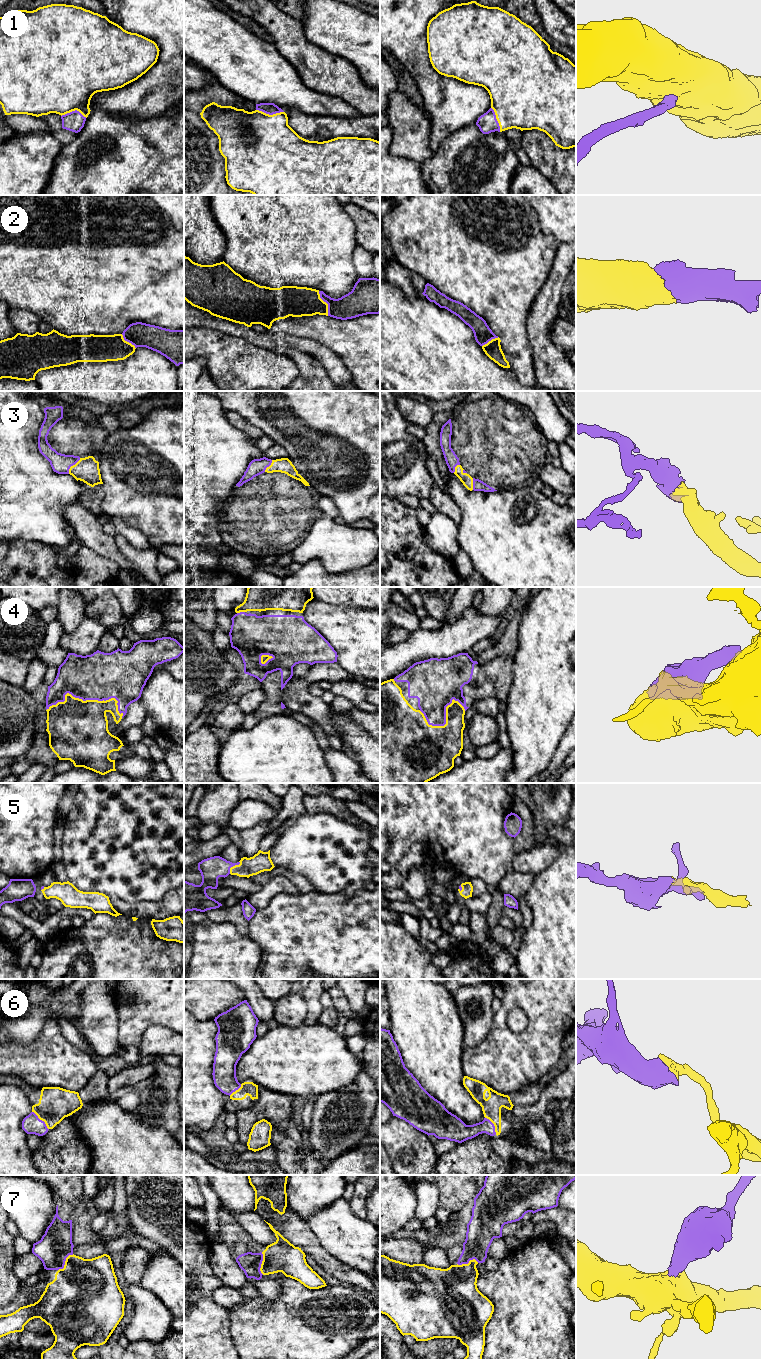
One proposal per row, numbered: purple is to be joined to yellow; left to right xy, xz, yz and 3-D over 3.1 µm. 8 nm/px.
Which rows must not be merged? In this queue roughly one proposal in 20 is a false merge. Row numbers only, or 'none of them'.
none of them

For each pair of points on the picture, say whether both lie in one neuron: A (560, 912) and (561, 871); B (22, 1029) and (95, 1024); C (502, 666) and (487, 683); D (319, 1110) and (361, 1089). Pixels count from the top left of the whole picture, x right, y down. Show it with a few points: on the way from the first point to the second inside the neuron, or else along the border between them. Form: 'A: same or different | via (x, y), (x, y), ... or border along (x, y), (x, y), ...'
A: same | via (561, 902), (561, 881)
B: same | via (40, 1011), (43, 1008), (77, 1008)
C: same | via (500, 670), (491, 679)
D: same | via (330, 1110), (341, 1110), (351, 1100)

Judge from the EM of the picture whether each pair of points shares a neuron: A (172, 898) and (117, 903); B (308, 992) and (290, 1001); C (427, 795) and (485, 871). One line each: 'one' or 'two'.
A: one
B: two
C: one

